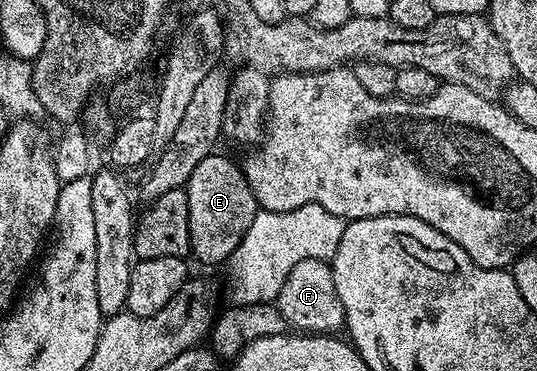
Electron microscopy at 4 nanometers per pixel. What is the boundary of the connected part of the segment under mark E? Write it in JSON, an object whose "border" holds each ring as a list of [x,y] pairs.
{"border":[[[213,154],[194,166],[186,185],[190,208],[190,252],[204,264],[220,264],[229,259],[242,242],[250,222],[254,222],[258,205],[239,163]]]}

